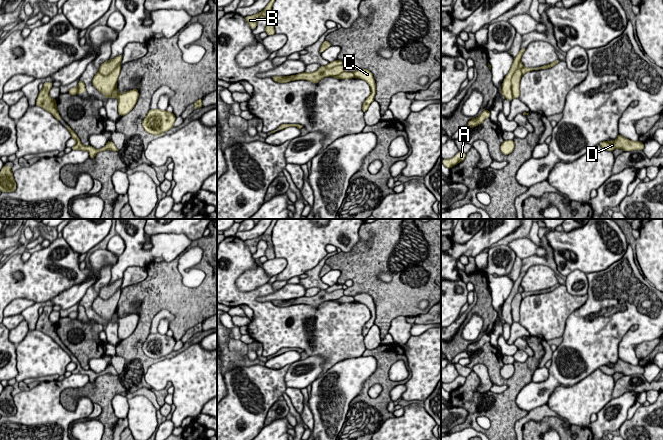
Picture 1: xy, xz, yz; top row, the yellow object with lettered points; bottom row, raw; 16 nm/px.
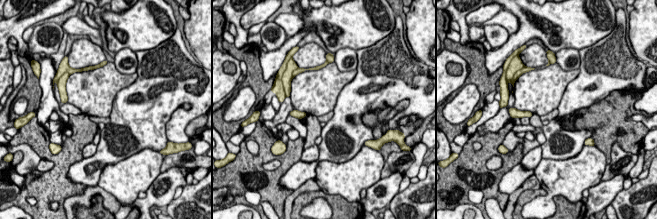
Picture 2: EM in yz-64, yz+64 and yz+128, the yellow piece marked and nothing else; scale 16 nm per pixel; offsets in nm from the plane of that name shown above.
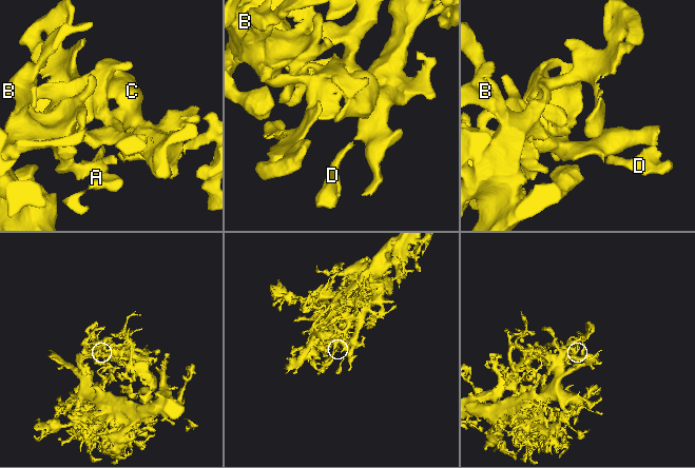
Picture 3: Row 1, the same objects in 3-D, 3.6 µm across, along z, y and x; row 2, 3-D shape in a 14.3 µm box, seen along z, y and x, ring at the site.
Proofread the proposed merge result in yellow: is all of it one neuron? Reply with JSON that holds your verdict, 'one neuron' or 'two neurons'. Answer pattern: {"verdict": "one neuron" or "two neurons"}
{"verdict": "one neuron"}

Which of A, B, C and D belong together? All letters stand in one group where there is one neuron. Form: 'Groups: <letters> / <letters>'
Groups: A B C D

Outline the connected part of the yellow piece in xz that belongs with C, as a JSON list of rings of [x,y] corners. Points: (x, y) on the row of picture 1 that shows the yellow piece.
[[[335,60],[329,62],[326,66],[320,66],[315,72],[302,72],[291,76],[273,76],[273,80],[278,83],[287,83],[295,80],[307,80],[313,83],[318,83],[324,77],[332,76],[336,79],[352,79],[358,78],[365,80],[371,89],[370,95],[366,98],[362,105],[362,111],[366,112],[370,104],[374,101],[376,94],[376,83],[373,74],[367,69],[359,69],[355,72],[346,72],[343,68],[343,61]]]

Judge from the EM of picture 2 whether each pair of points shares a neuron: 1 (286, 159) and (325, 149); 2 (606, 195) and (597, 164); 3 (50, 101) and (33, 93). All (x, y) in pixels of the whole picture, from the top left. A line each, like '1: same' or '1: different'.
1: different
2: different
3: different

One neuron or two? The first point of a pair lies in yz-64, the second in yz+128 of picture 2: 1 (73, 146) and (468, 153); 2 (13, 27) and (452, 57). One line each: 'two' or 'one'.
1: one
2: two

